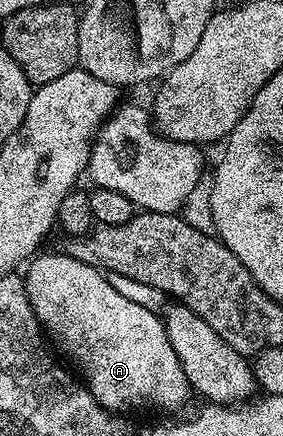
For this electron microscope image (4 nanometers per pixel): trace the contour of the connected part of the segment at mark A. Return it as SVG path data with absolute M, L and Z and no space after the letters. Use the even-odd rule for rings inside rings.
M62 251L47 252L36 255L34 259L26 265L25 283L27 285L27 297L33 306L33 314L39 320L39 327L52 341L53 339L59 343L59 348L79 367L78 375L85 378L85 383L90 388L93 398L97 398L97 402L101 402L103 408L109 408L112 412L120 414L126 413L126 408L179 408L186 402L189 397L189 385L185 378L185 370L181 370L181 362L177 362L177 354L173 354L173 346L169 346L169 338L167 331L163 325L162 319L154 311L146 308L145 305L137 305L136 302L129 301L128 298L122 297L116 290L106 281L104 273L100 269L89 266L85 262L77 262L77 258L68 256Z

